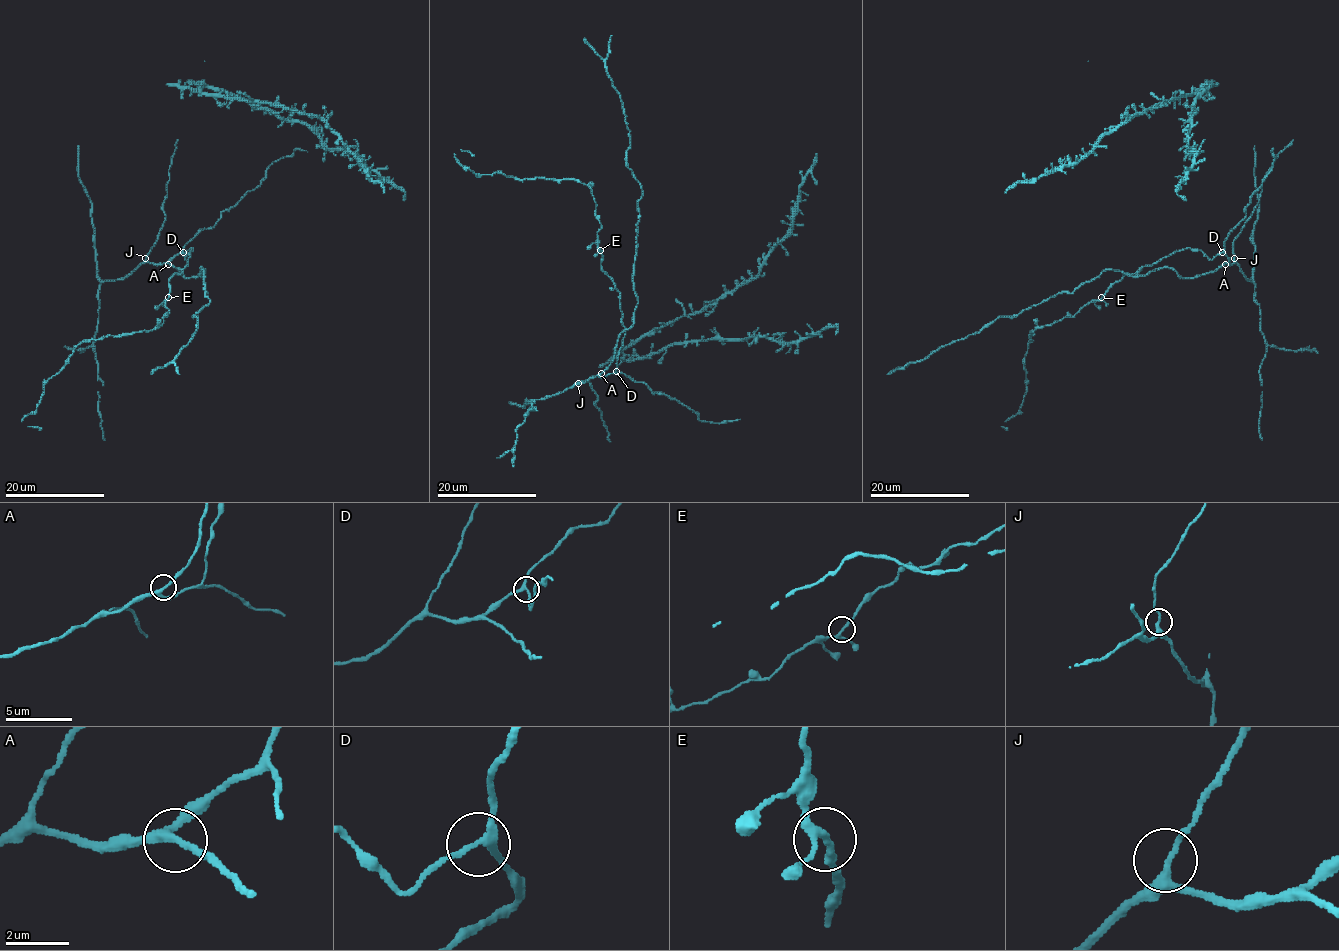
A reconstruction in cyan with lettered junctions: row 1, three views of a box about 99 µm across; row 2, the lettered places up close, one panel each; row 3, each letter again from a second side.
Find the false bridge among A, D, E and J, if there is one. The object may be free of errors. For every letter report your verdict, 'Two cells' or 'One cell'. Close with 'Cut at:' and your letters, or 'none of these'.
A: One cell
D: One cell
E: One cell
J: One cell
Cut at: none of these

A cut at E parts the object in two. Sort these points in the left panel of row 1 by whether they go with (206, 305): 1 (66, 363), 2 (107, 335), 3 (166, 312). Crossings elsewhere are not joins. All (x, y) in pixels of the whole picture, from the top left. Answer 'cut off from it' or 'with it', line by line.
1: cut off from it
2: cut off from it
3: cut off from it

